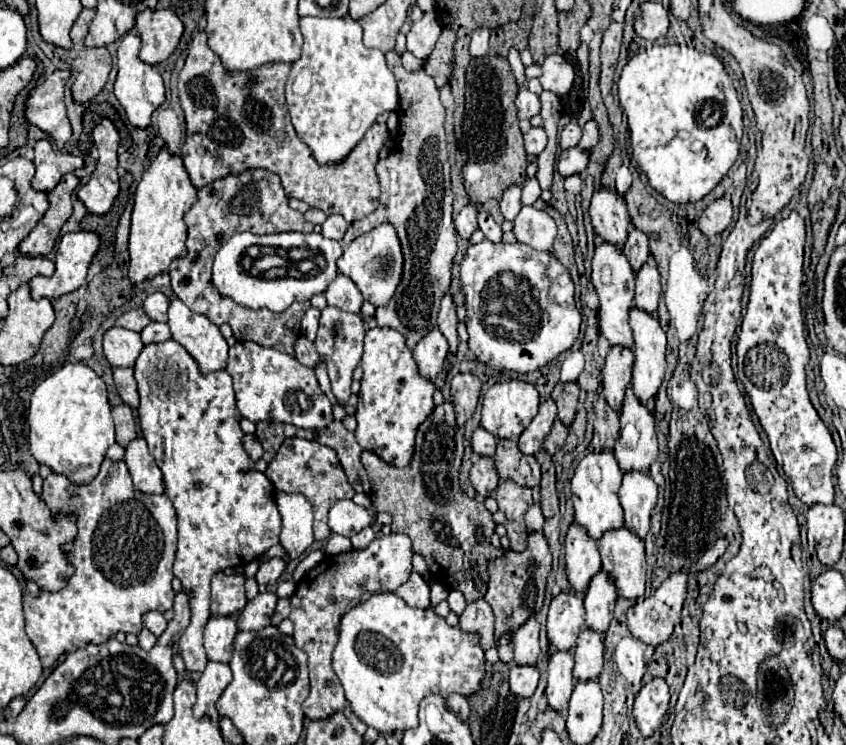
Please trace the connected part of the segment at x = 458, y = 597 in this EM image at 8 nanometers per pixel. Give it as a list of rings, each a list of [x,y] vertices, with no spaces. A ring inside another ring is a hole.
[[[452,590],[452,592],[450,592],[448,604],[450,604],[450,610],[456,612],[458,616],[460,616],[460,614],[464,612],[464,608],[466,608],[466,600],[464,600],[464,596],[462,596],[460,590]]]

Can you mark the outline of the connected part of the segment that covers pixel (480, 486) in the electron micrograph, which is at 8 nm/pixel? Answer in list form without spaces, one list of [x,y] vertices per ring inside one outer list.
[[[476,458],[472,470],[470,470],[472,486],[478,492],[478,498],[488,498],[496,492],[496,486],[500,484],[500,478],[496,474],[496,466],[492,458]]]

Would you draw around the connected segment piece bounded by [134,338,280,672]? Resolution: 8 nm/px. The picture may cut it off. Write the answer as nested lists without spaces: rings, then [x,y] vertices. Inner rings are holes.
[[[166,340],[158,344],[146,344],[134,364],[134,376],[138,382],[140,406],[138,418],[142,436],[148,442],[150,454],[154,456],[158,468],[164,476],[164,494],[174,502],[178,512],[178,552],[174,562],[174,576],[182,582],[182,590],[190,598],[190,626],[182,634],[178,646],[188,672],[202,672],[208,664],[202,634],[210,618],[210,580],[214,574],[226,568],[246,566],[258,556],[266,554],[268,548],[278,544],[280,536],[280,512],[276,508],[276,490],[272,482],[254,468],[252,458],[242,446],[242,430],[238,426],[240,412],[236,408],[232,376],[226,370],[212,372],[204,376],[198,362],[188,354],[188,350],[176,340]]]

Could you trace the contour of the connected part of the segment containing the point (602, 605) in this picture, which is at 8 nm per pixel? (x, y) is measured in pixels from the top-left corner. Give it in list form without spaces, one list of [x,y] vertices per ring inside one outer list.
[[[600,570],[588,584],[584,594],[584,608],[586,608],[586,626],[598,632],[606,632],[612,620],[614,602],[616,602],[616,584],[604,570]]]

